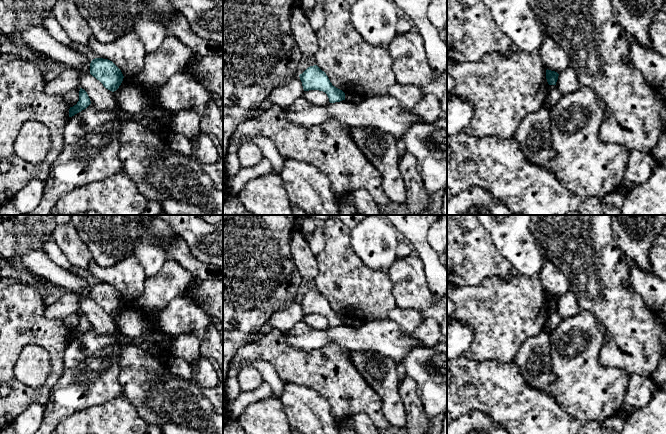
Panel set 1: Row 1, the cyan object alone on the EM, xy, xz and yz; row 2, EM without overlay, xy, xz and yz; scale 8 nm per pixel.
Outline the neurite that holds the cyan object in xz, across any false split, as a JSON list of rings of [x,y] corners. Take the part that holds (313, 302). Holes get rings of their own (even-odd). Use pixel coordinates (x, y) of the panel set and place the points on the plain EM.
[[[317,289],[308,291],[299,301],[304,315],[323,315],[327,318],[330,327],[345,324],[345,317],[333,310],[326,297]]]

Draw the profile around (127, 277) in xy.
[[[132,255],[113,267],[101,267],[93,260],[84,269],[90,272],[96,282],[112,285],[123,300],[134,299],[144,291],[146,275],[138,260]]]

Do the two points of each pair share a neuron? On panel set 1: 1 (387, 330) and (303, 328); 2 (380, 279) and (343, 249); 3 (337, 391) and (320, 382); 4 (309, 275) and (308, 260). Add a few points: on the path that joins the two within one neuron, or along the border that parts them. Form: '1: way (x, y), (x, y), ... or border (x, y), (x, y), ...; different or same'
1: way (366, 335), (324, 335); same
2: way (369, 279), (348, 260); same
3: way (333, 387), (328, 382), (324, 382); same
4: way (308, 271), (308, 264); same

